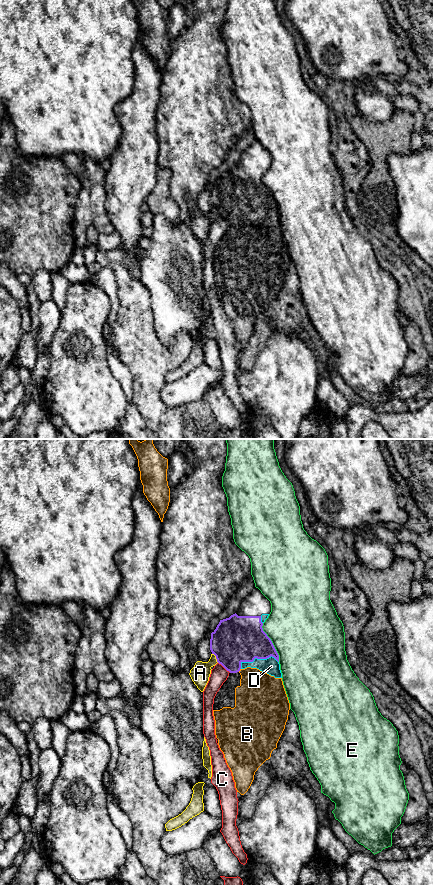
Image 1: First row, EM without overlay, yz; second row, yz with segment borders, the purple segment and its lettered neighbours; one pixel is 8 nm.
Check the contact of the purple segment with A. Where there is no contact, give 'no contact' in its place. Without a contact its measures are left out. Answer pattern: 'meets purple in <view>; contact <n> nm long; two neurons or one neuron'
meets purple in yz; contact 90 nm long; two neurons

